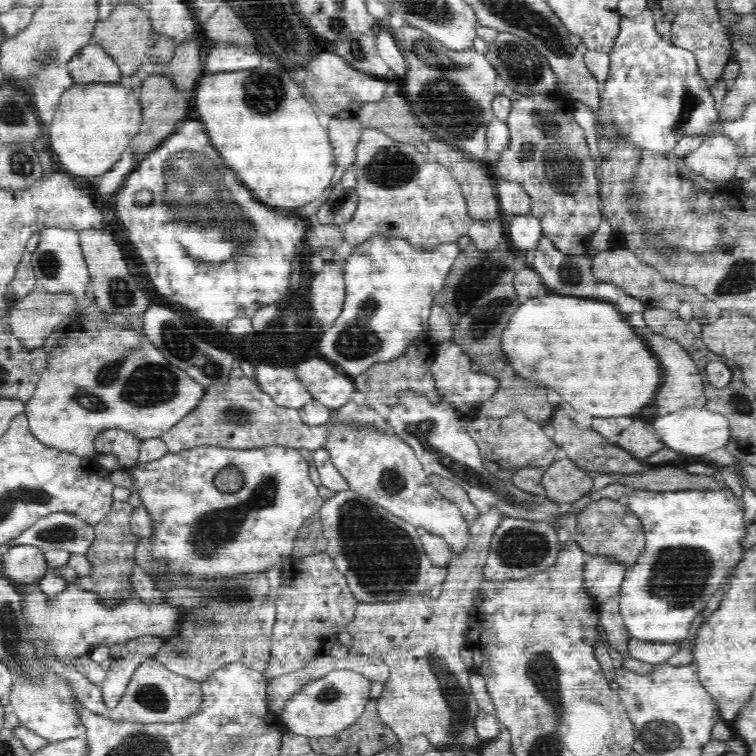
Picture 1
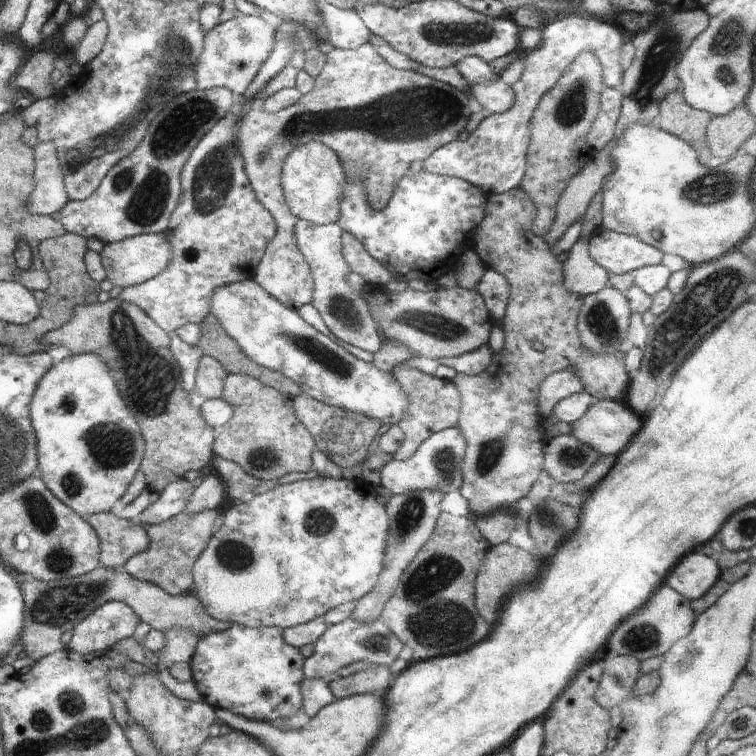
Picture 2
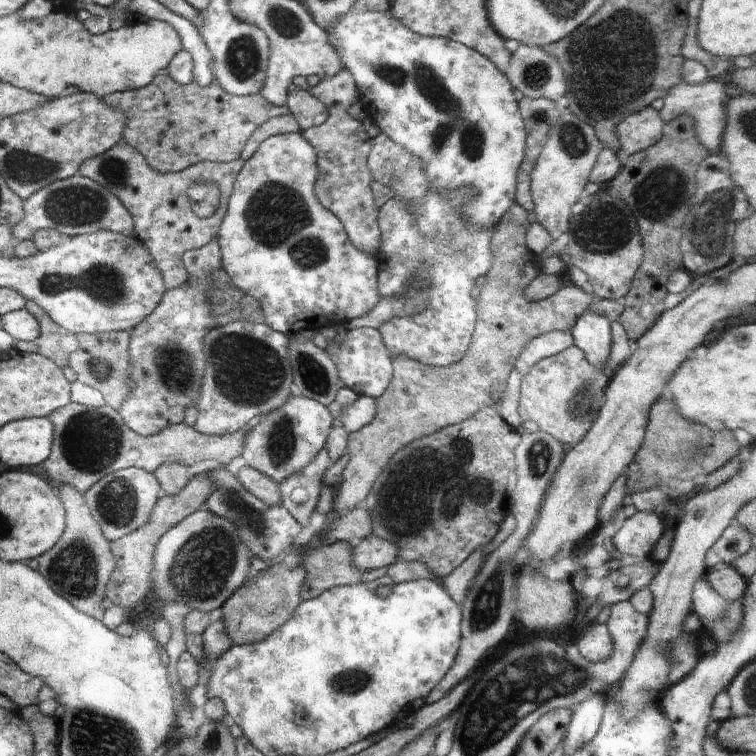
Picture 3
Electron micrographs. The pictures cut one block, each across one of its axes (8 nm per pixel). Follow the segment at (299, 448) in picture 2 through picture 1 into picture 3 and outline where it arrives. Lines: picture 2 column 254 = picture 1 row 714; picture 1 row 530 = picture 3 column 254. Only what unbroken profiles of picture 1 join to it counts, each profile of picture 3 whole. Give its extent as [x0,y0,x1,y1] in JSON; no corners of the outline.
[236,464,281,506]

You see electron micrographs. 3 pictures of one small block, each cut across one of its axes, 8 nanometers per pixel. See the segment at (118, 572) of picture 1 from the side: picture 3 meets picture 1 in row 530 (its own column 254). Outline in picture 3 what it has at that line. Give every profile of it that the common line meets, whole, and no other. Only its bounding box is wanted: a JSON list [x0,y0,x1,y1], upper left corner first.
[104,72,290,173]

